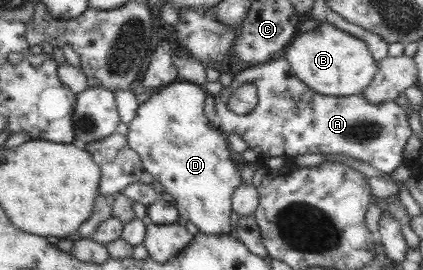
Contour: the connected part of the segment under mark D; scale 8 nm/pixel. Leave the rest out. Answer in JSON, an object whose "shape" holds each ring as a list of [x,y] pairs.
{"shape":[[[176,81],[152,91],[150,98],[140,104],[137,115],[128,124],[127,144],[140,157],[143,171],[150,173],[154,180],[160,182],[164,192],[174,199],[172,202],[180,217],[188,219],[208,235],[228,234],[231,230],[230,201],[236,187],[241,185],[240,172],[232,161],[229,142],[217,122],[213,123],[204,114],[206,90],[192,82]]]}

